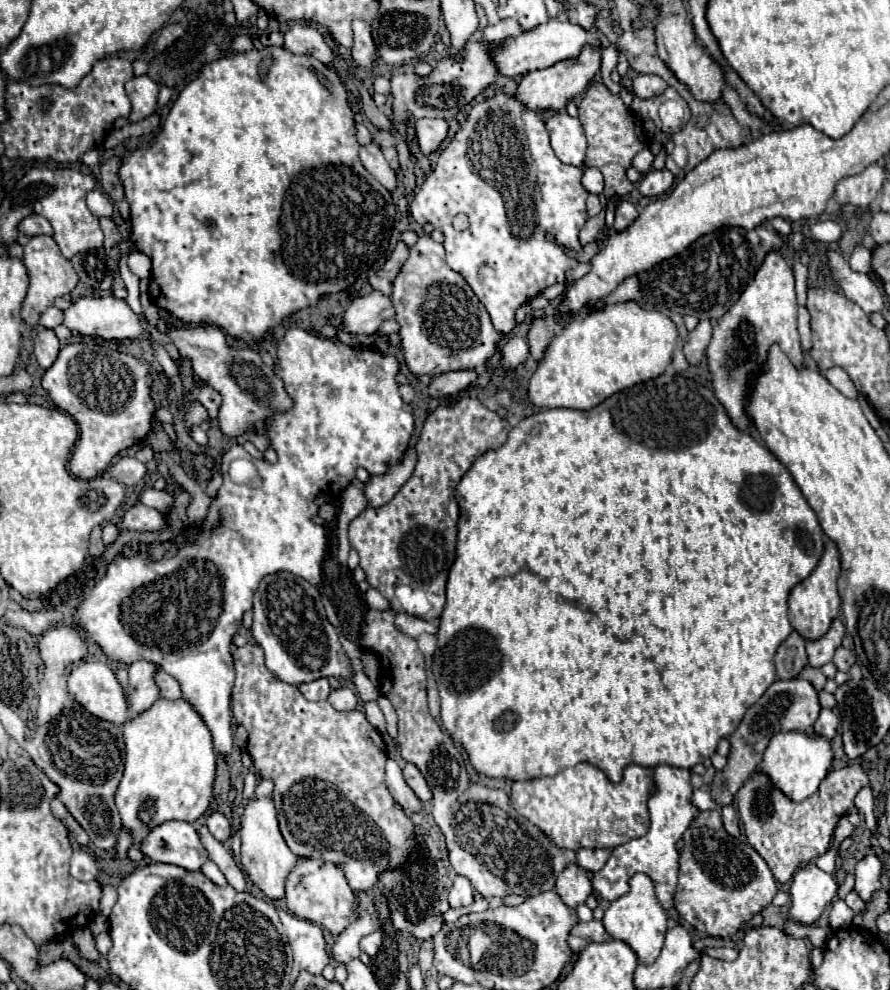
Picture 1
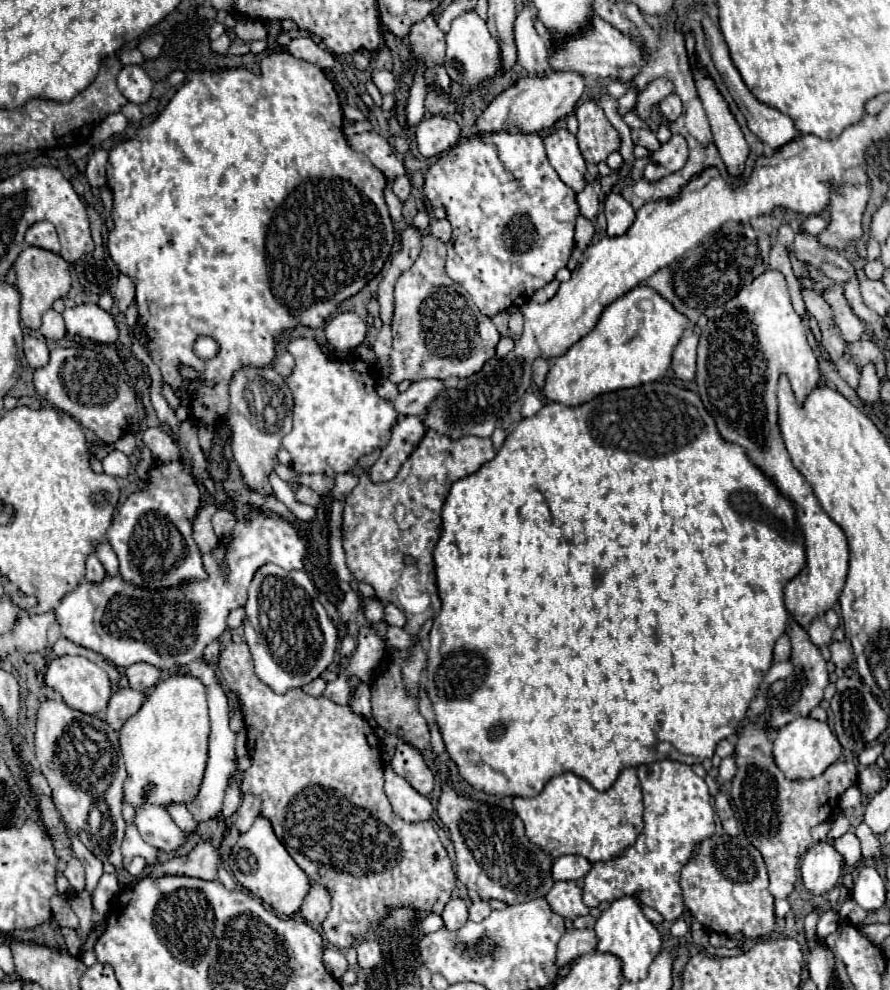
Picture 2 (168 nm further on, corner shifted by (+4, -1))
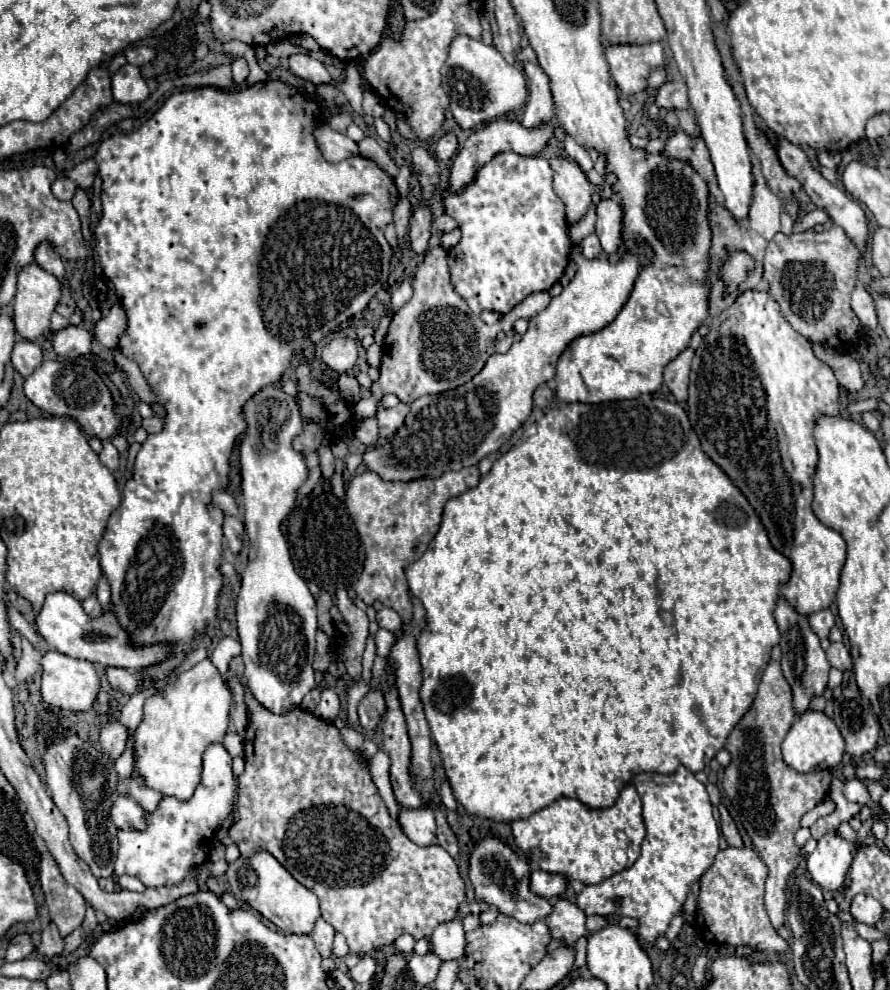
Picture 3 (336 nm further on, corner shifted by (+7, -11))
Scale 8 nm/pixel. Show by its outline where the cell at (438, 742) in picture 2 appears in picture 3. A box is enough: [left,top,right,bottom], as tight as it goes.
[439,778,458,810]

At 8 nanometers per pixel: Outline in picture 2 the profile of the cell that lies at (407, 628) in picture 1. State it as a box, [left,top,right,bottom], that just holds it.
[385,603,407,627]

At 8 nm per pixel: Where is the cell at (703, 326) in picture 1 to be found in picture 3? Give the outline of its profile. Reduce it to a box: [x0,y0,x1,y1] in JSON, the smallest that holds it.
[664,347,694,403]

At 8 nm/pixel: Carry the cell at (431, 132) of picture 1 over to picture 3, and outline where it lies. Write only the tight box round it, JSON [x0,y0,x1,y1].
[434,133,458,161]

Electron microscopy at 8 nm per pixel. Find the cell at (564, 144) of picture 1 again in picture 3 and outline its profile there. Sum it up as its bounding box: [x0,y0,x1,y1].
[550,157,592,221]

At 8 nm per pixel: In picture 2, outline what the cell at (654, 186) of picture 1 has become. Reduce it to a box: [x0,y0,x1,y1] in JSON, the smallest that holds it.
[645,135,689,181]

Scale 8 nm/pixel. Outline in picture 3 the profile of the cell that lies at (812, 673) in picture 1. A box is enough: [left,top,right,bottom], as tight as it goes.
[722,661,836,929]

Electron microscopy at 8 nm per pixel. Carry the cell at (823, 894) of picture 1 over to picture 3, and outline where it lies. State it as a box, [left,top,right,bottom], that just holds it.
[806,833,852,891]

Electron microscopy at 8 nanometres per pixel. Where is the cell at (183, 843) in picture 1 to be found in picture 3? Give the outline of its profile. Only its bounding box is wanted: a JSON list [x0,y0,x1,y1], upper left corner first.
[112,795,148,831]

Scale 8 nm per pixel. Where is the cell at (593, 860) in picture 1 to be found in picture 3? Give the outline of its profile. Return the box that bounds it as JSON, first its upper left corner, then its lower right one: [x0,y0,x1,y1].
[532,871,568,899]

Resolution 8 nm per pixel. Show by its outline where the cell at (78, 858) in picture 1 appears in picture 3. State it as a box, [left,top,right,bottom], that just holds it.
[40,851,86,937]

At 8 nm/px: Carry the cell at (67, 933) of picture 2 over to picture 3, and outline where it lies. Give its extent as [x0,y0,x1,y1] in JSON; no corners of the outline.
[38,923,64,957]

